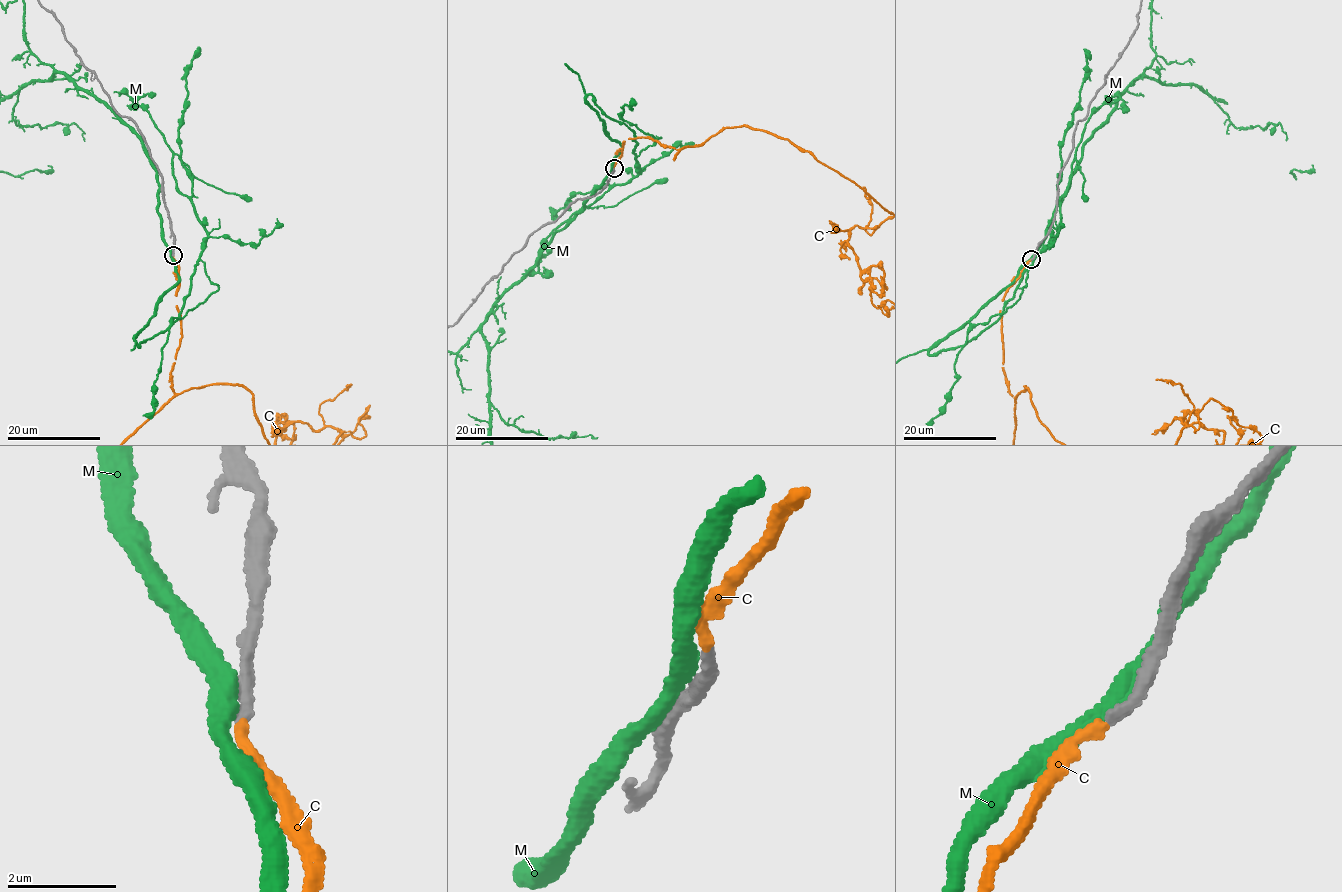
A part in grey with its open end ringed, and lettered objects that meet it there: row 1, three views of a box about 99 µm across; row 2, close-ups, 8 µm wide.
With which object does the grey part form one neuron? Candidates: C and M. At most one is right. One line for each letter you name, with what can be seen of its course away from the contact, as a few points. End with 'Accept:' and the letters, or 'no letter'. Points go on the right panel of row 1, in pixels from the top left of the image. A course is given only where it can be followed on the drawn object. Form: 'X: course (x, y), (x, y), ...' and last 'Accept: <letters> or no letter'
Accept: C

